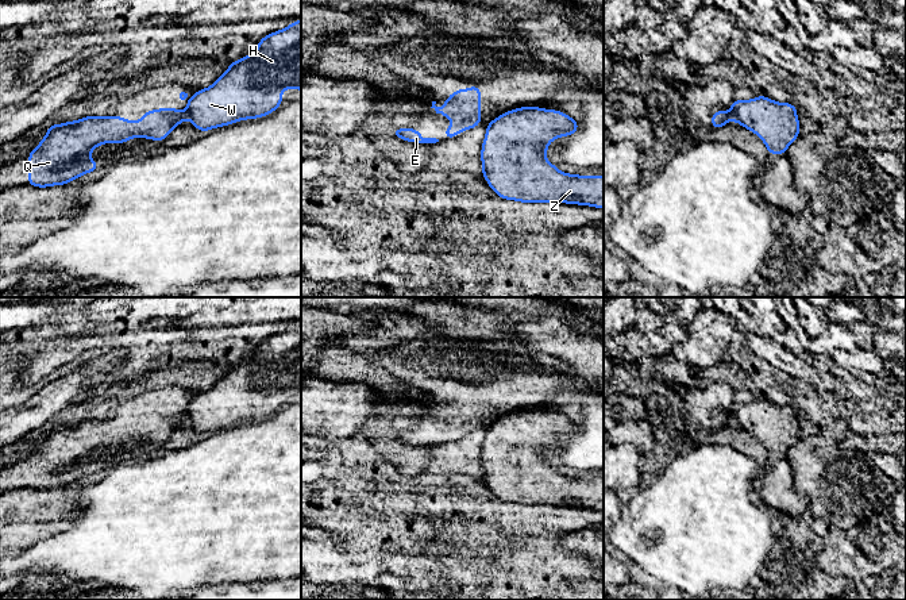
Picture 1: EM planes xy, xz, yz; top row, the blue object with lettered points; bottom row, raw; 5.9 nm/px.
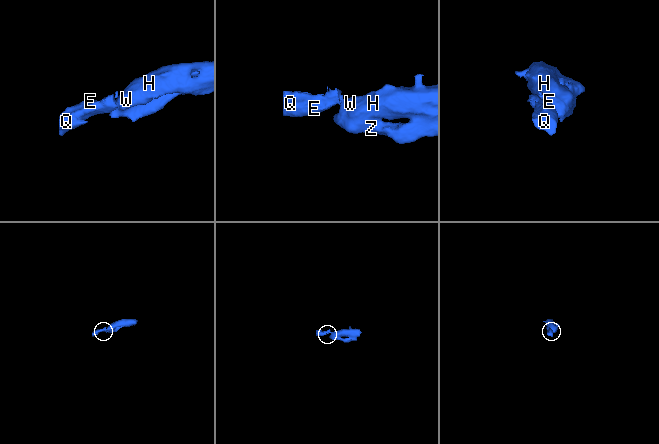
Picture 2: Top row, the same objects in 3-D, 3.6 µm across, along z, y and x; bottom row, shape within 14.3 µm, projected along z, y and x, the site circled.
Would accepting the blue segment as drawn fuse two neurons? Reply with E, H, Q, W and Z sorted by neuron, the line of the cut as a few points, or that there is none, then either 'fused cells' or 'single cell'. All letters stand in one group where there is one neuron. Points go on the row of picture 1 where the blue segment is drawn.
E Q / H W Z | yz (729, 111), (732, 119) | fused cells

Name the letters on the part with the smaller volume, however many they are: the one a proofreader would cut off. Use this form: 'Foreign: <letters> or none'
Foreign: E, Q

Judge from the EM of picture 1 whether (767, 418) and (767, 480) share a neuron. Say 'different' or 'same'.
same

